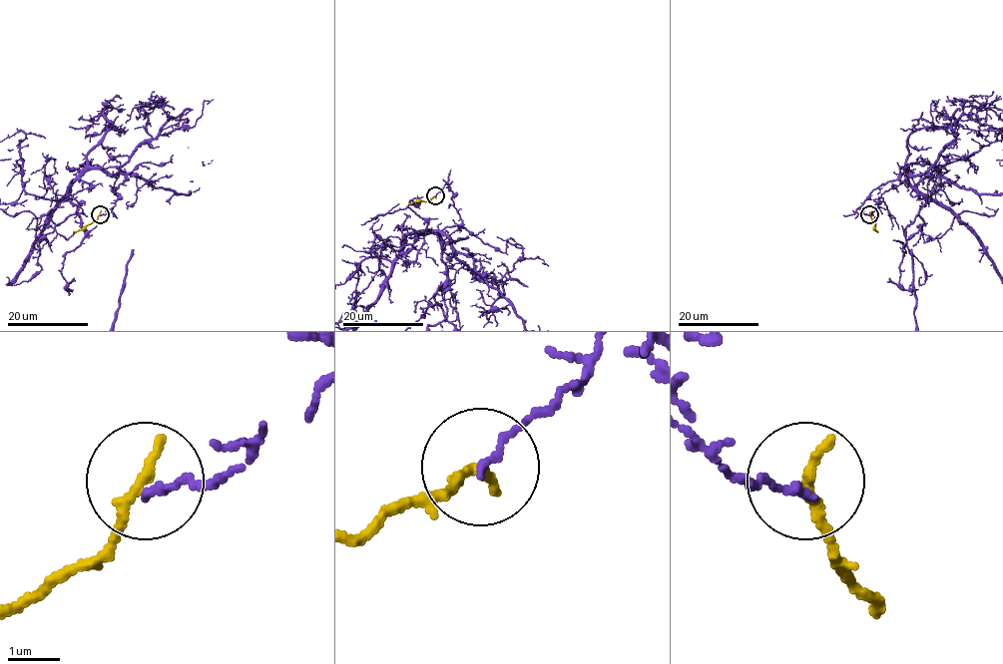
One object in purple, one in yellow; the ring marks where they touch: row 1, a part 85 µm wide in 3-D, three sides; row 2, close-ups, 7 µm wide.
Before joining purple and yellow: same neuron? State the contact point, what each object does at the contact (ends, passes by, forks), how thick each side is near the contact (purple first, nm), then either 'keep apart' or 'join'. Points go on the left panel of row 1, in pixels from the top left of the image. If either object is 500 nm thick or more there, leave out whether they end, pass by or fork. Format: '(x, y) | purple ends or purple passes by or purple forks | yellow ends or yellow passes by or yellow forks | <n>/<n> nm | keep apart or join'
(100, 214) | purple ends | yellow ends | 140/240 nm | keep apart

